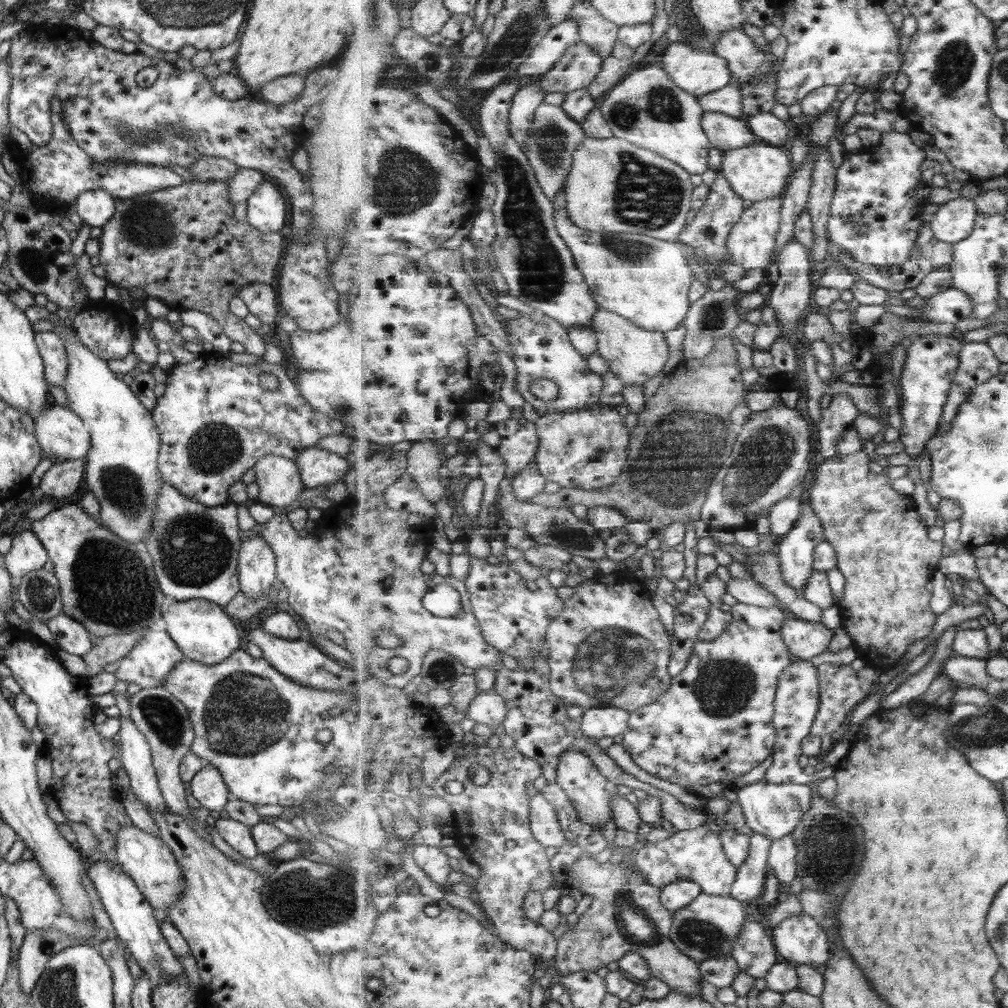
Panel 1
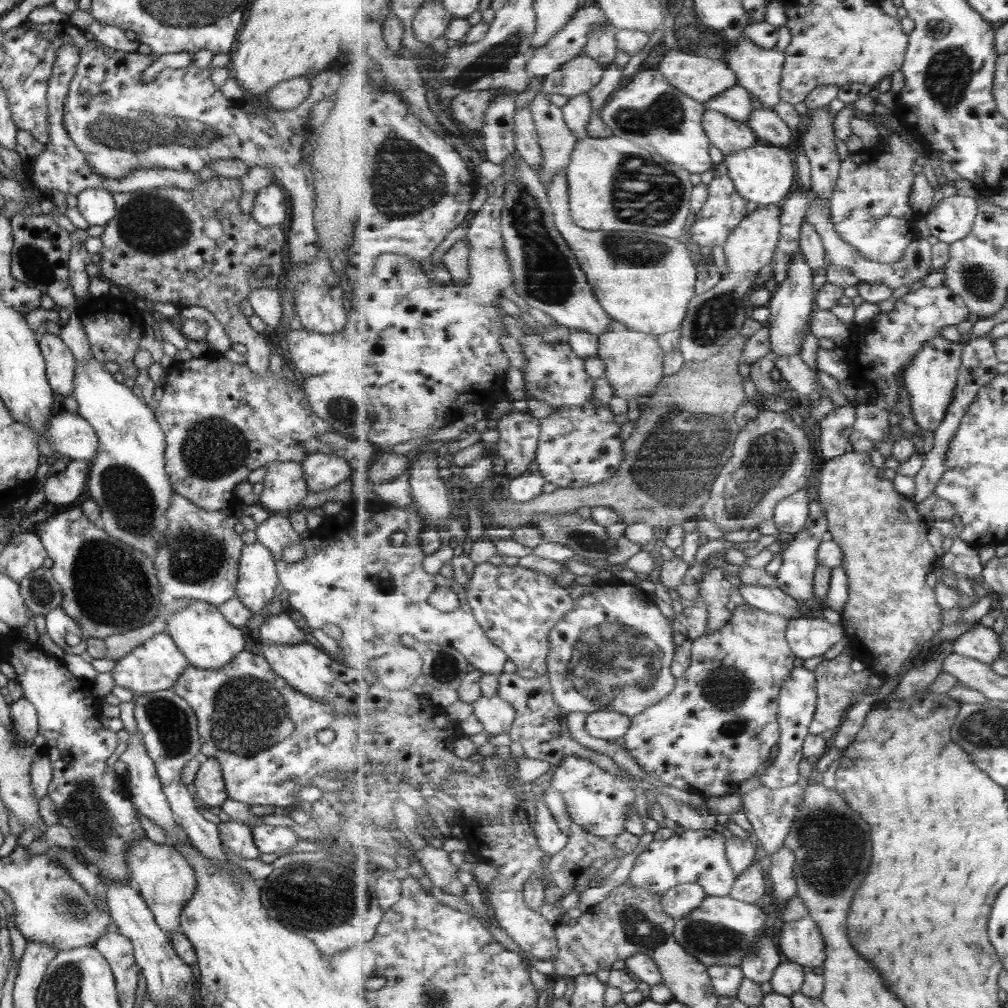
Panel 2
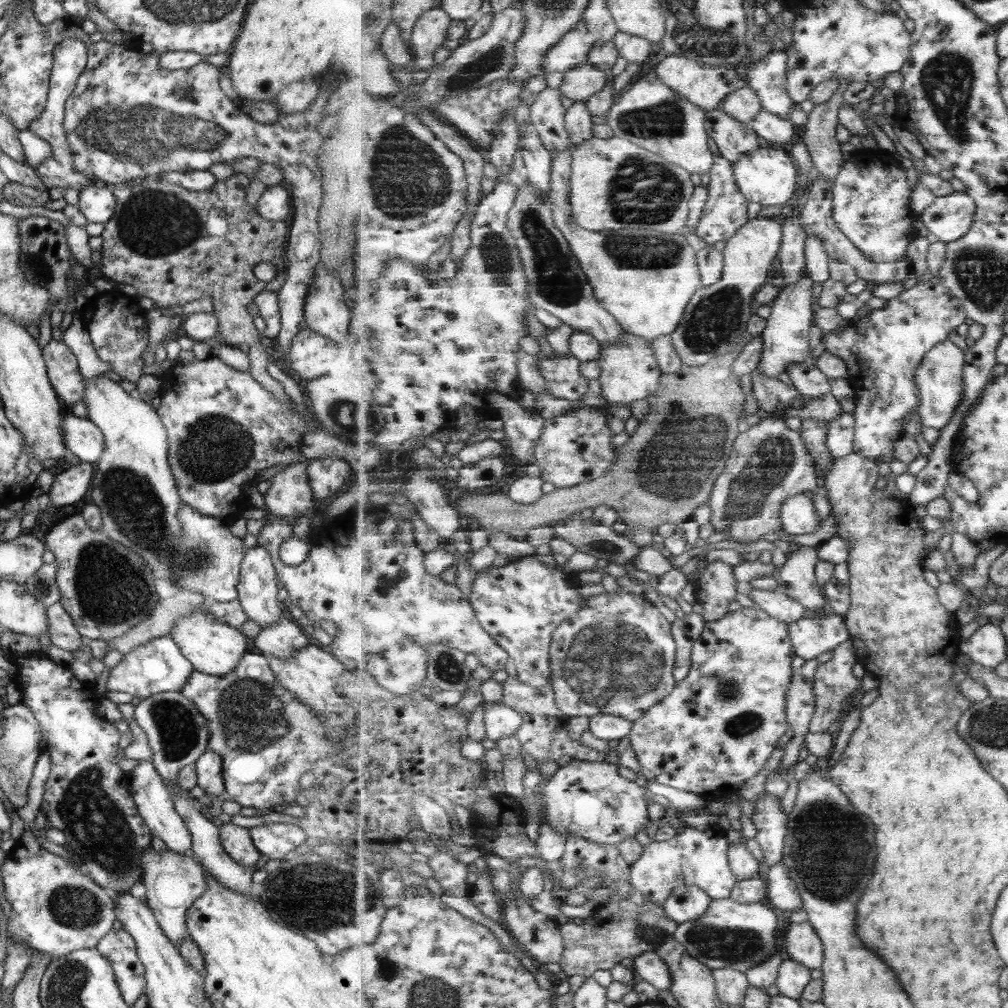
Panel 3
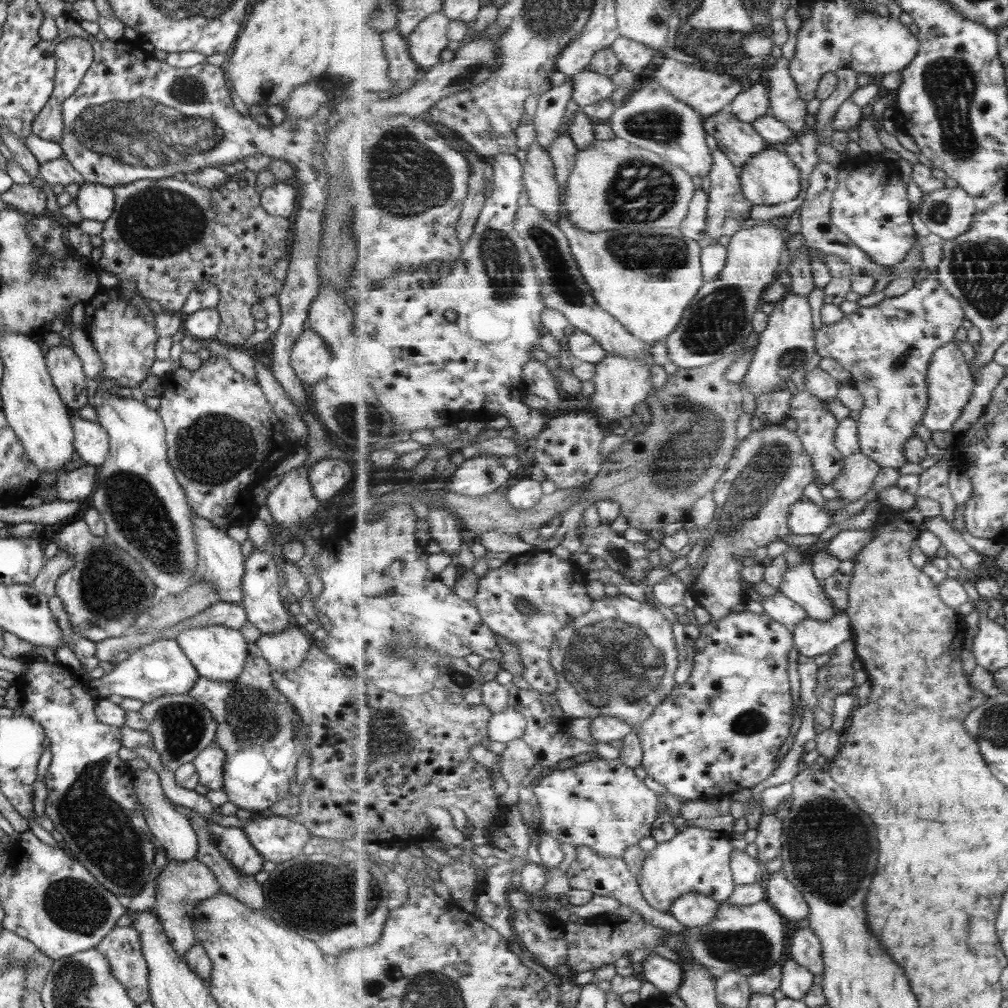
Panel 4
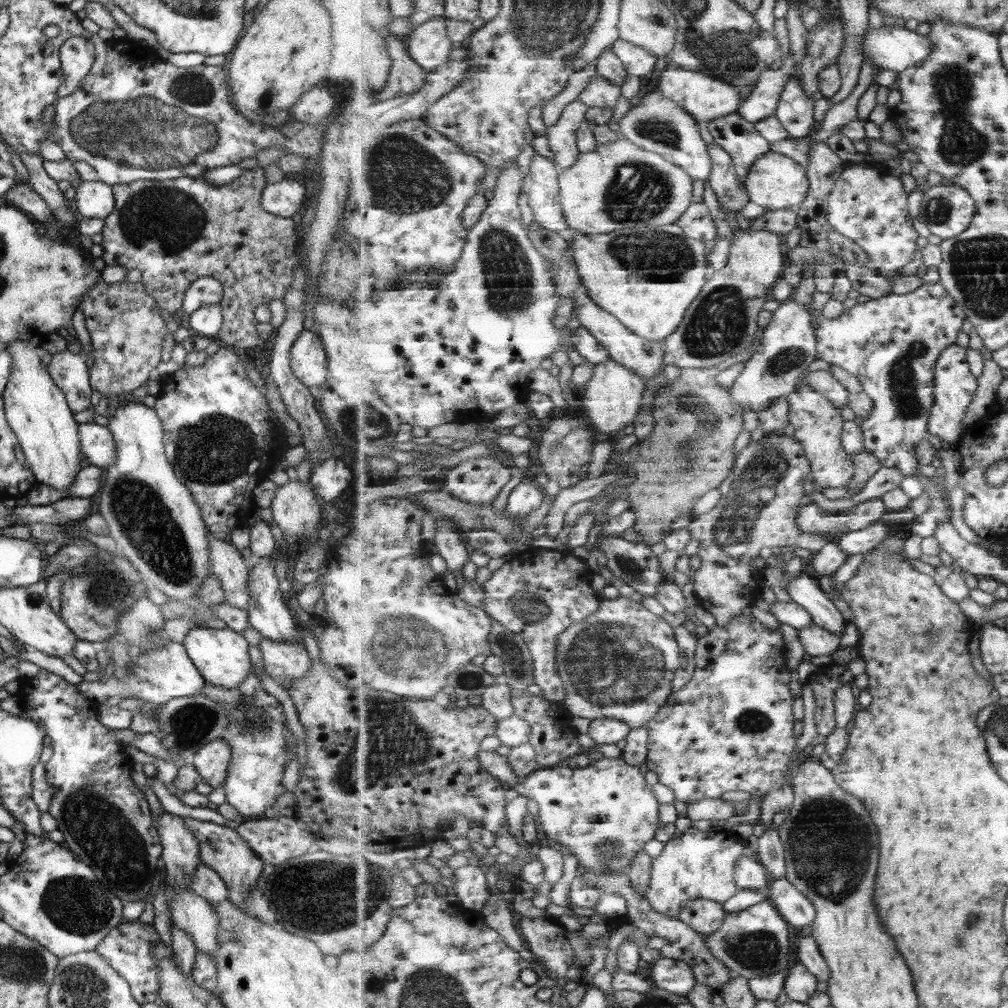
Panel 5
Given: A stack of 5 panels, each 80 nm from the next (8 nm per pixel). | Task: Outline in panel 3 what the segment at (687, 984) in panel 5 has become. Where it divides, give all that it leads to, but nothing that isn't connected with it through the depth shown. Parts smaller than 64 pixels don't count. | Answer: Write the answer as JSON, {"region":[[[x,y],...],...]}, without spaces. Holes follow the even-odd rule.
{"region":[[[641,953],[634,957],[634,970],[653,987],[670,990],[674,982],[668,964],[657,953]]]}

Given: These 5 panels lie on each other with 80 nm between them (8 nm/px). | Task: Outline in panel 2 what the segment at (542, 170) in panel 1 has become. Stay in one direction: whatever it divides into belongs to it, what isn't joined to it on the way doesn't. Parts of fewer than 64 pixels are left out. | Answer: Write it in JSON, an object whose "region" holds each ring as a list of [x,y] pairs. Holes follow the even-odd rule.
{"region":[[[547,93],[537,94],[531,103],[531,112],[543,148],[540,179],[547,186],[553,183],[554,176],[562,168],[568,168],[579,138],[574,136],[573,130],[567,125],[563,107],[550,103]]]}

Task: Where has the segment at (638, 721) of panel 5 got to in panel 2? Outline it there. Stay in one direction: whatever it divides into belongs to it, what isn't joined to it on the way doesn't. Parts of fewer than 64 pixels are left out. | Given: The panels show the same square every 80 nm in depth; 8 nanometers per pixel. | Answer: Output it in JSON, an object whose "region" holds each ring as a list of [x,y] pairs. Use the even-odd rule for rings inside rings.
{"region":[[[613,579],[613,582],[605,582],[594,584],[593,592],[587,592],[580,596],[575,602],[575,610],[569,612],[565,616],[565,620],[561,619],[557,625],[553,627],[550,632],[550,654],[549,666],[550,671],[547,677],[549,678],[550,685],[548,689],[554,695],[554,699],[558,701],[558,705],[565,710],[565,712],[584,712],[586,714],[595,711],[619,711],[632,719],[634,716],[640,715],[641,712],[646,711],[647,708],[661,702],[667,695],[674,691],[677,683],[677,678],[672,672],[672,664],[674,663],[674,654],[676,651],[676,644],[674,641],[674,627],[672,621],[667,619],[659,608],[655,605],[653,597],[646,594],[639,587],[628,585]]]}

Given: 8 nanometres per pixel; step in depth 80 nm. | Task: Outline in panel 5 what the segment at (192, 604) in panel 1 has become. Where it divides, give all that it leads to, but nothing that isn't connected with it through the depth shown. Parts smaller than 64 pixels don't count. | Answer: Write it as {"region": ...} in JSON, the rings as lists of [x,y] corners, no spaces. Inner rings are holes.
{"region":[[[195,627],[188,630],[181,643],[203,681],[211,686],[235,688],[237,684],[243,682],[243,678],[251,668],[247,655],[247,642],[240,633],[233,632],[230,628]]]}

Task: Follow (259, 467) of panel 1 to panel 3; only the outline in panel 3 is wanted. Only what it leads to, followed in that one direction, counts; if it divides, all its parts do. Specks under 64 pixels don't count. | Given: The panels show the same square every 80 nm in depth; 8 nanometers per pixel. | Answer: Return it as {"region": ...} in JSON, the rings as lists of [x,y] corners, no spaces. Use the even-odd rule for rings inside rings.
{"region":[[[307,459],[303,462],[296,462],[285,465],[271,479],[267,490],[262,494],[264,504],[269,517],[284,518],[291,522],[298,516],[302,516],[303,510],[307,510],[314,504],[311,487],[308,485],[306,477]]]}

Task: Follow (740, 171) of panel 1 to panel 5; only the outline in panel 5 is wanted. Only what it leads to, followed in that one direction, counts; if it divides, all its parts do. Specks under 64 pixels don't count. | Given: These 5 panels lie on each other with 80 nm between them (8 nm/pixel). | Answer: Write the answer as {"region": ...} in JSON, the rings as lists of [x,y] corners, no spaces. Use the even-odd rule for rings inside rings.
{"region":[[[771,150],[759,157],[751,166],[745,189],[750,201],[763,208],[769,210],[799,209],[801,204],[807,200],[807,194],[811,190],[807,173],[807,168],[795,162],[790,156]]]}

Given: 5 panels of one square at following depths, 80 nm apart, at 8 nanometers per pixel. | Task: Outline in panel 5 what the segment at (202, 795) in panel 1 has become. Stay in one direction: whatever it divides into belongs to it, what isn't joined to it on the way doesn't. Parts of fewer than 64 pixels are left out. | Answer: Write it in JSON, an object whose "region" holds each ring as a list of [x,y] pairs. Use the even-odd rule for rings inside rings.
{"region":[[[221,738],[204,744],[192,760],[193,768],[199,773],[202,782],[211,788],[224,783],[226,768],[229,764],[230,750]]]}

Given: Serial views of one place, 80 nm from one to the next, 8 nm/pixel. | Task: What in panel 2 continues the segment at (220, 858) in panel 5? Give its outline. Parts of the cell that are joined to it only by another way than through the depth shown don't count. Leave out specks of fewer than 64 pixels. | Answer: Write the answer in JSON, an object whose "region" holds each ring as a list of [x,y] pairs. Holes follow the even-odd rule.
{"region":[[[216,821],[216,829],[222,846],[229,848],[235,856],[247,860],[257,859],[260,852],[255,846],[251,829],[236,821]]]}

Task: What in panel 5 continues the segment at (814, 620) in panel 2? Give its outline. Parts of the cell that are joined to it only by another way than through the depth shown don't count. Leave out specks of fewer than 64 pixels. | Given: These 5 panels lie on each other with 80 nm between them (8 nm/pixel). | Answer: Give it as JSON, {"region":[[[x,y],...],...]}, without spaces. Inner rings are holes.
{"region":[[[811,623],[798,631],[798,636],[806,654],[810,656],[823,656],[833,654],[840,648],[841,637],[834,632]]]}

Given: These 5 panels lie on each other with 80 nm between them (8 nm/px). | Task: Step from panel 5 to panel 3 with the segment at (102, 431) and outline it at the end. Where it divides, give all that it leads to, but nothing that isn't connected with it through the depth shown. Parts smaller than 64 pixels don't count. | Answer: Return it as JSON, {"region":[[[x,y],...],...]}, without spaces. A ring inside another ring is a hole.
{"region":[[[75,415],[65,416],[60,422],[62,445],[80,462],[94,464],[103,450],[103,435],[90,421]]]}

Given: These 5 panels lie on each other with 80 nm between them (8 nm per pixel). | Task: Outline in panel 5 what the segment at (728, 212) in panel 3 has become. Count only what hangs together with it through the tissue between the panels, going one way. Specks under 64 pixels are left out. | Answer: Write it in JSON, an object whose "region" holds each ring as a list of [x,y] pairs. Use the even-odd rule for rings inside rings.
{"region":[[[714,141],[709,145],[709,152],[714,161],[709,182],[721,209],[741,212],[750,197],[747,190],[741,188],[732,156]]]}

